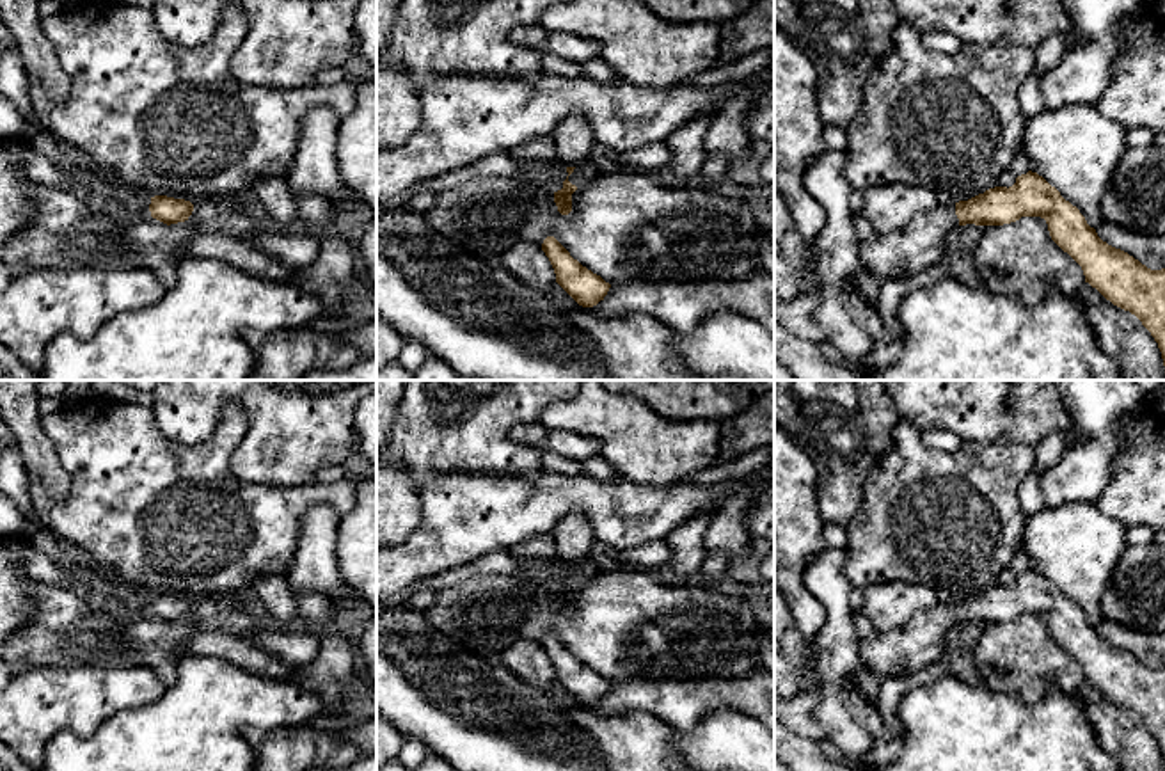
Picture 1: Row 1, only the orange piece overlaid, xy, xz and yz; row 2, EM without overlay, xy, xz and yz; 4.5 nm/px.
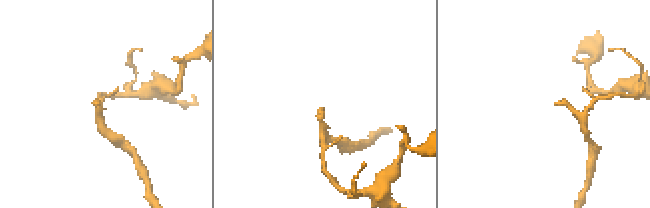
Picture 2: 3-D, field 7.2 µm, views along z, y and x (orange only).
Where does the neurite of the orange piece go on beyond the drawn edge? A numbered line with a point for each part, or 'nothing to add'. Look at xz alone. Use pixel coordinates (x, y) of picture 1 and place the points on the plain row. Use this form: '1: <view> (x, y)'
1: xz (574, 539)

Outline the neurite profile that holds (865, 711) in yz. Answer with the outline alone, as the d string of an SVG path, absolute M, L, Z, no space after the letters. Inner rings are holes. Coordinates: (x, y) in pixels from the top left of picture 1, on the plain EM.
M856 677L847 680L845 695L854 718L872 735L872 739L893 739L897 735L883 723L877 705L863 695Z

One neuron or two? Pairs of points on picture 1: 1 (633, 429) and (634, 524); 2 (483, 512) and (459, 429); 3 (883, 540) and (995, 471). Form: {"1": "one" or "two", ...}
{"1": "two", "2": "two", "3": "one"}

